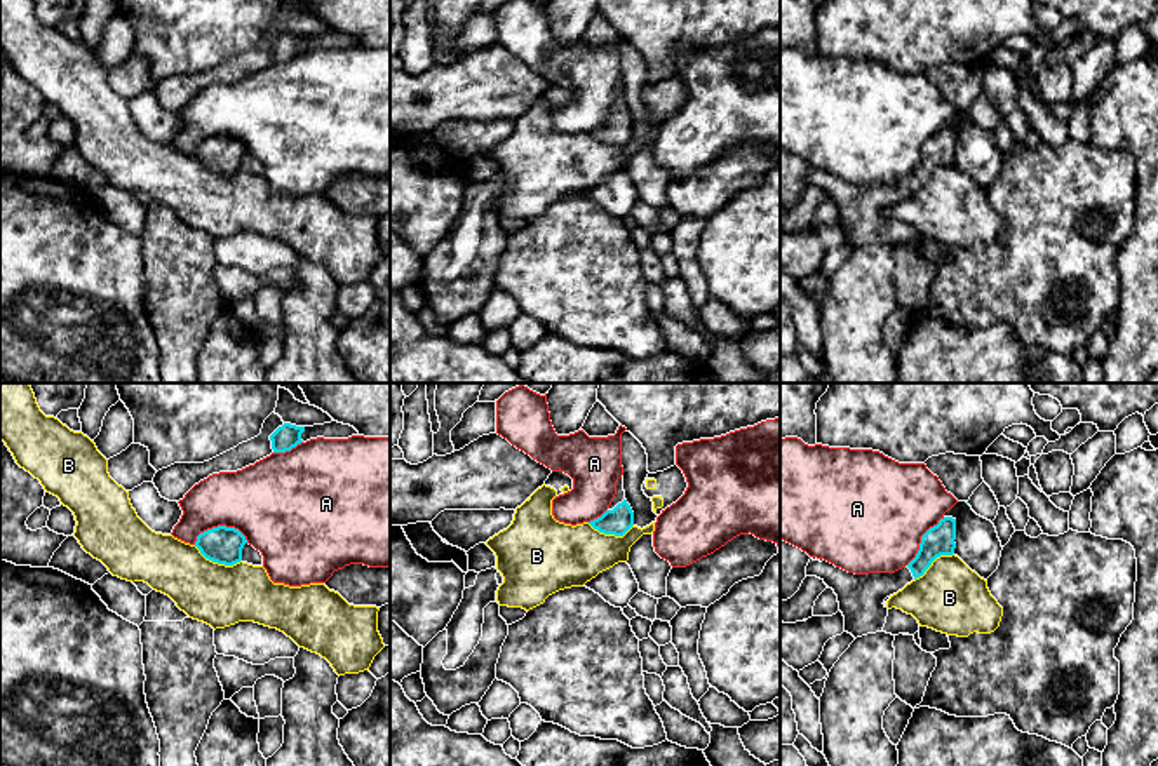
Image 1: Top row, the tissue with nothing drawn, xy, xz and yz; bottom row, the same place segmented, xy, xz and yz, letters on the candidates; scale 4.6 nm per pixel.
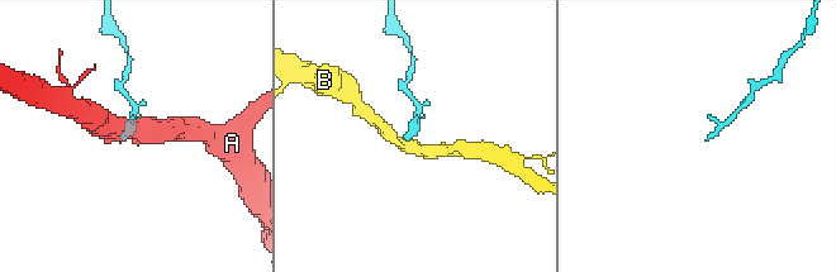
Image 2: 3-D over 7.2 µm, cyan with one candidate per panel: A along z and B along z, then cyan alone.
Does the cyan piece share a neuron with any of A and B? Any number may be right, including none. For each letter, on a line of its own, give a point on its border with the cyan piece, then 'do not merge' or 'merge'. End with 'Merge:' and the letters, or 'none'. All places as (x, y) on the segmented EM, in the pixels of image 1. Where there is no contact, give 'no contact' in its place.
A: xy (220, 526) | do not merge
B: xy (218, 563) | do not merge
Merge: none

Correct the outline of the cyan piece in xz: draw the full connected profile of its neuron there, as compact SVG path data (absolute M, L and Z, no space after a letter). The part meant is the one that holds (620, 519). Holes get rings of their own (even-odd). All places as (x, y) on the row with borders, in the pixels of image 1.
M623 475L616 482L616 494L609 508L589 524L599 533L615 536L623 536L634 526L634 512L625 500Z

